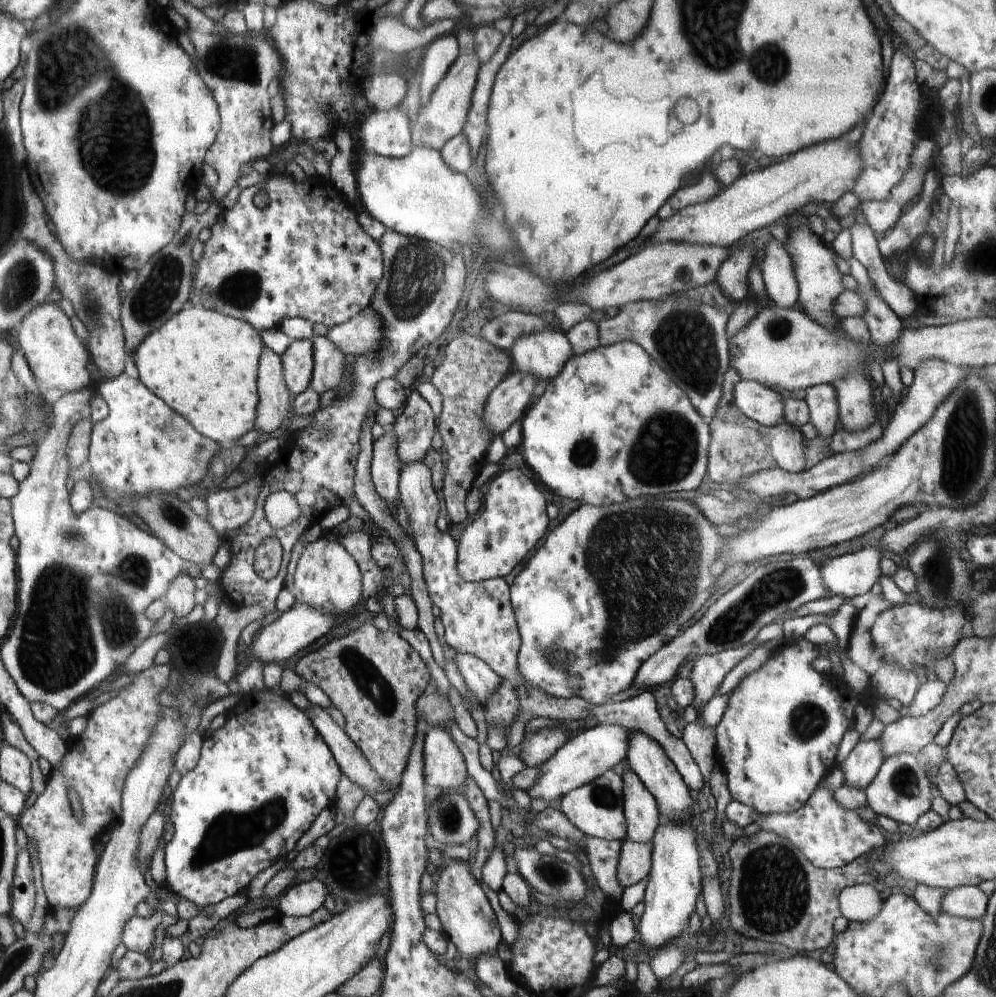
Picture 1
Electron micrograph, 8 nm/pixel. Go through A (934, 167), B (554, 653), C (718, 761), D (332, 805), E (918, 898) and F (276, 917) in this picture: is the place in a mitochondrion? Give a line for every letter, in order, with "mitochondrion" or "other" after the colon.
A: other
B: mitochondrion
C: other
D: other
E: other
F: other

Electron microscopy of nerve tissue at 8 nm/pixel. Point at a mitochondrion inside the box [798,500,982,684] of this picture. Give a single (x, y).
(938, 569)

